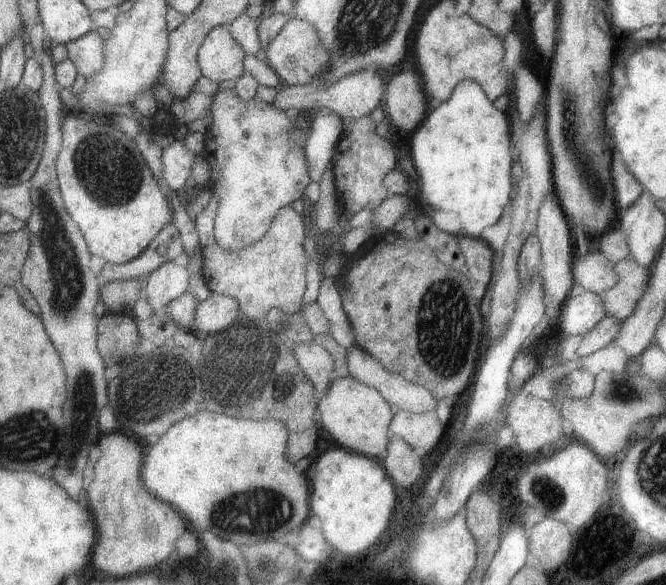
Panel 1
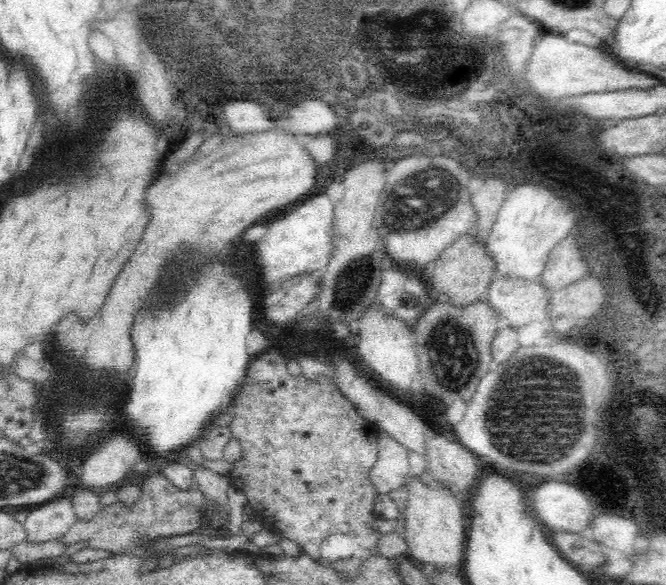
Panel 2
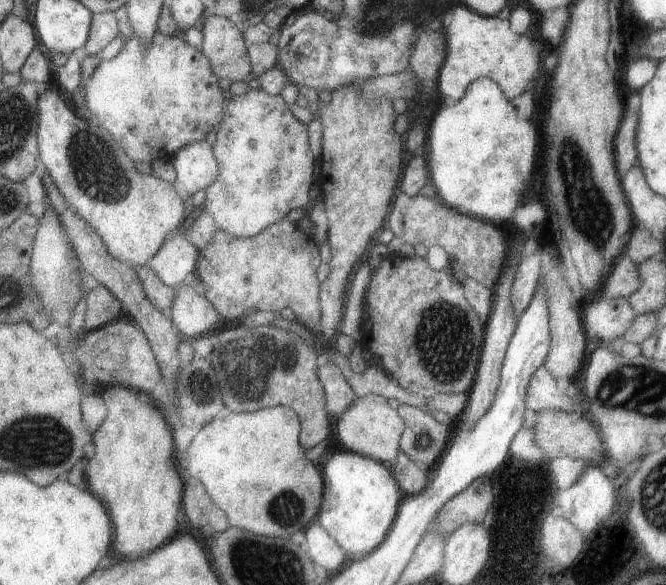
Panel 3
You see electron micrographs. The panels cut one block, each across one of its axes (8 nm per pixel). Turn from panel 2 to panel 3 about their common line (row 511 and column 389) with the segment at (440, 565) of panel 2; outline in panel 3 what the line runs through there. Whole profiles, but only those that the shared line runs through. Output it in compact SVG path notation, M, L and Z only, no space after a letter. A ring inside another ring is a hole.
M367 394L363 398L355 398L355 402L339 418L333 420L333 428L347 452L355 452L391 466L397 454L401 452L399 438L405 430L405 422L399 412L387 404L387 398L379 394Z

